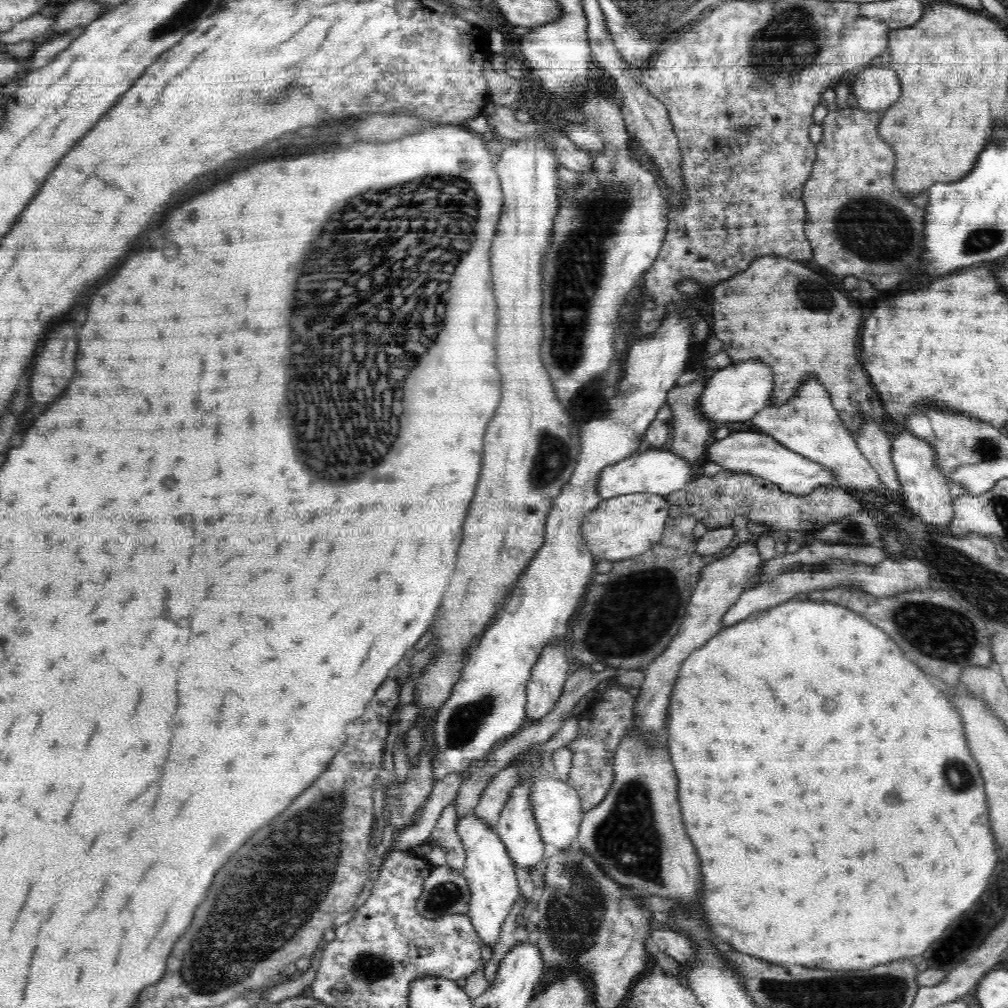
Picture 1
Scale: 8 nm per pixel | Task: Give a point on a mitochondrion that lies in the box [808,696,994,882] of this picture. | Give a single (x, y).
(956, 775)

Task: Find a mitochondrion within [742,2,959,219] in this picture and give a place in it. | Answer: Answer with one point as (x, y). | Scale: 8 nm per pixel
(787, 44)

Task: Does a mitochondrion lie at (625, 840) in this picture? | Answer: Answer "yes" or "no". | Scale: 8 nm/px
yes

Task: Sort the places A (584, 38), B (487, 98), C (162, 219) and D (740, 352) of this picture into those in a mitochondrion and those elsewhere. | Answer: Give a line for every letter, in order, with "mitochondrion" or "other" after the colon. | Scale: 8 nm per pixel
A: other
B: other
C: other
D: other

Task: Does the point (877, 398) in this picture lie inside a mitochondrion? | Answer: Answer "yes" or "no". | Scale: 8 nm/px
no

